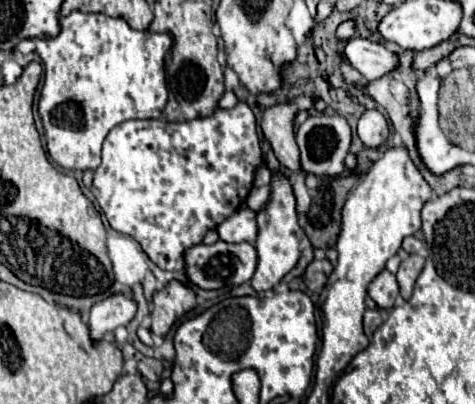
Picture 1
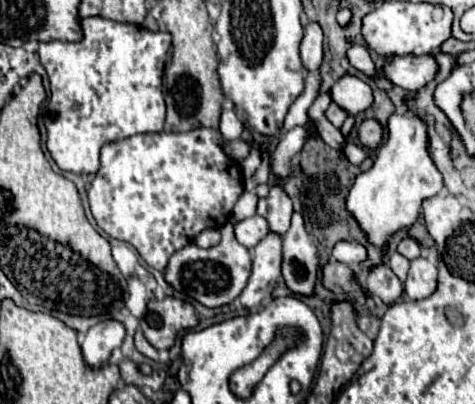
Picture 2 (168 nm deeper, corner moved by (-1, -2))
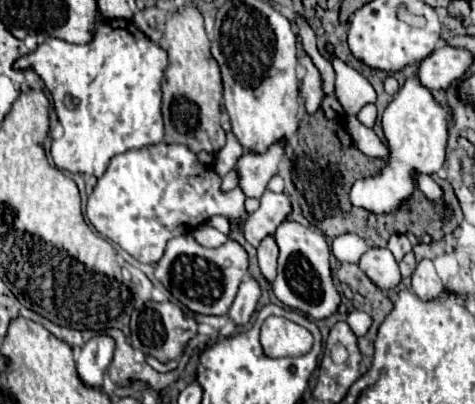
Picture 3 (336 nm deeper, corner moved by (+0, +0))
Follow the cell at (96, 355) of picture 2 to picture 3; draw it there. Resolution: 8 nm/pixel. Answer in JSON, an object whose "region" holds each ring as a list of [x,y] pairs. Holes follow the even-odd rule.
{"region":[[[106,334],[90,338],[82,346],[80,356],[76,360],[76,370],[82,382],[88,386],[100,386],[104,372],[110,366],[112,354],[114,354],[114,338]]]}

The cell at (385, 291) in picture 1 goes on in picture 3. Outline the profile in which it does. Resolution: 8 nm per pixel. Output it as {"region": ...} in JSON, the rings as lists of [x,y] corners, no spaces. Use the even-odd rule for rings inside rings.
{"region":[[[370,248],[358,266],[382,290],[392,290],[400,284],[400,270],[388,248]]]}

